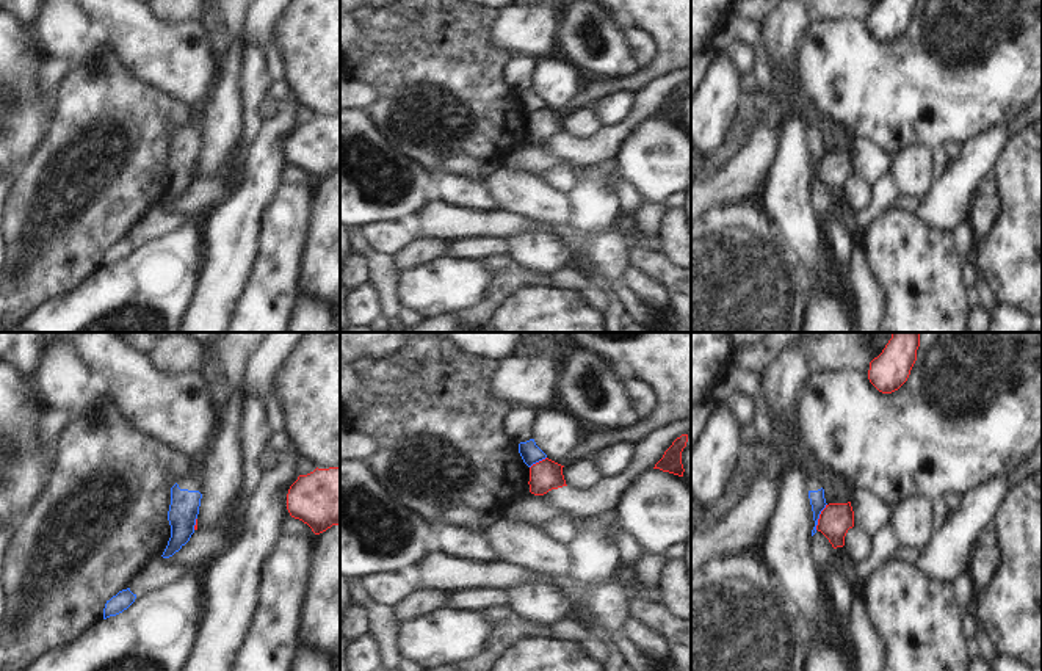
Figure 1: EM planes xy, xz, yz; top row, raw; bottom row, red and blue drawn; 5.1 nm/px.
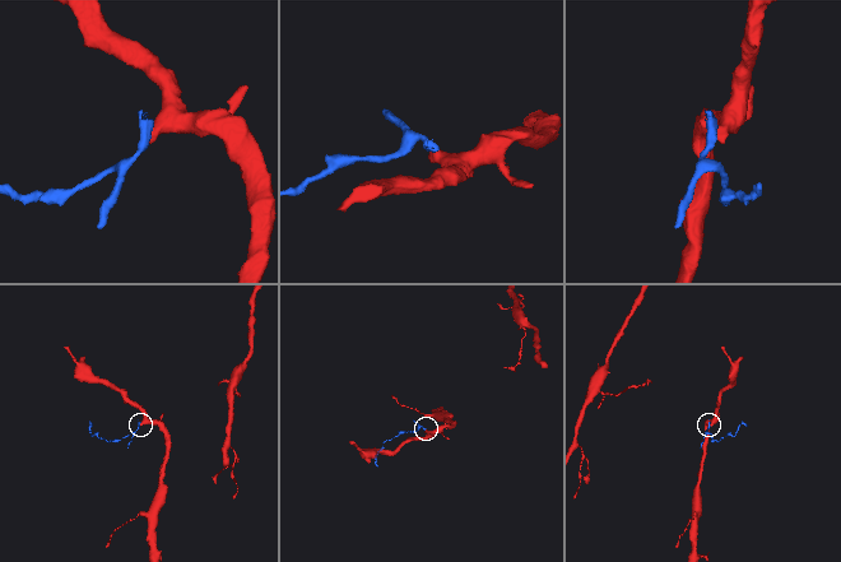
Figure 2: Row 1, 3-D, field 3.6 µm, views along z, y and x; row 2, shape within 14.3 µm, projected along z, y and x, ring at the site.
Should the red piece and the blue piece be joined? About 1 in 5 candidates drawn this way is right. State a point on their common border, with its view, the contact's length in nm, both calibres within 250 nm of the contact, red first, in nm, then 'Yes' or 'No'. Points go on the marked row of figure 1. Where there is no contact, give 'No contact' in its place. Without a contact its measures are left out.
Touches red at yz (820, 516). Shared border 150 nm. Thickness 170 nm (red) against 80 nm. No

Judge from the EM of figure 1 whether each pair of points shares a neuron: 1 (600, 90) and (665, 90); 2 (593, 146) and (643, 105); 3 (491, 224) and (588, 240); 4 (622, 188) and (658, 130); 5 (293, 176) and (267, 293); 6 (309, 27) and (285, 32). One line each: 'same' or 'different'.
1: different
2: same
3: same
4: different
5: different
6: same

